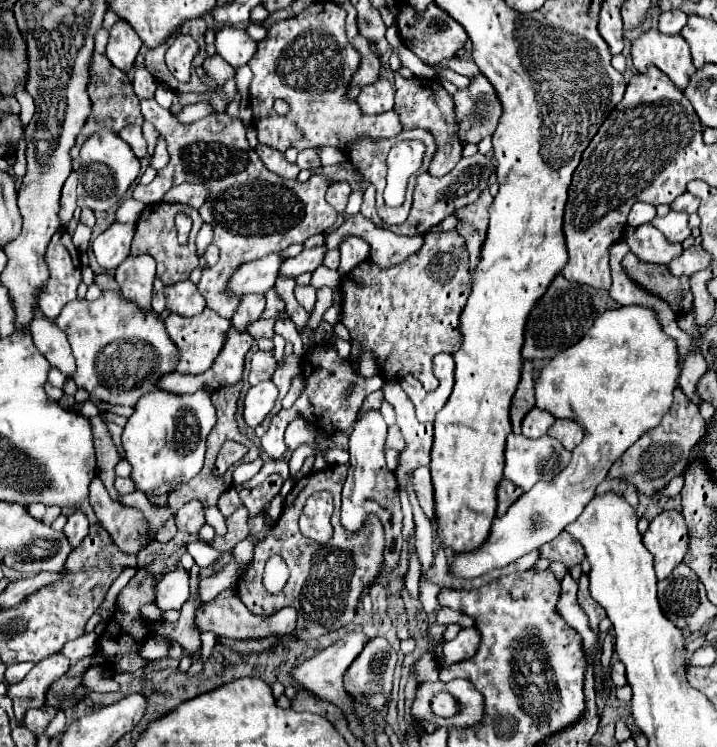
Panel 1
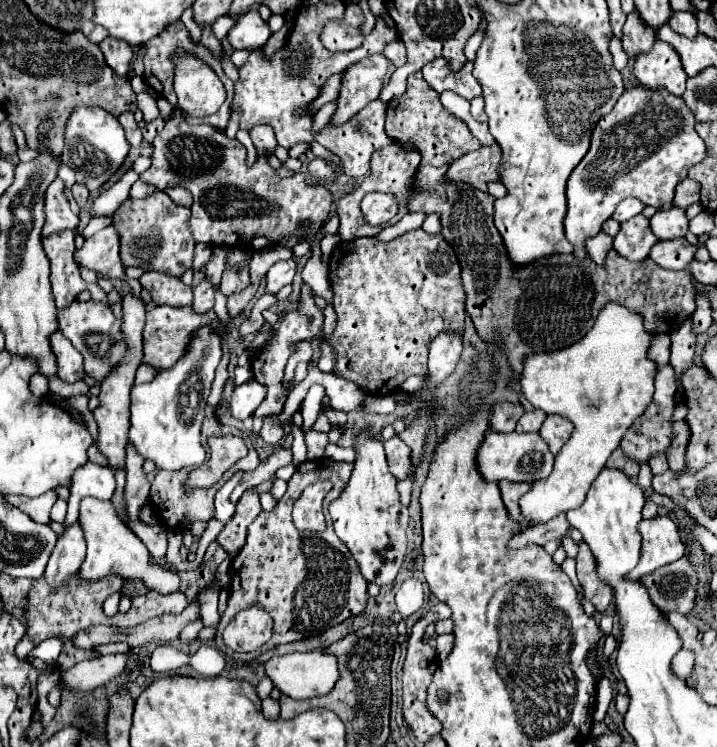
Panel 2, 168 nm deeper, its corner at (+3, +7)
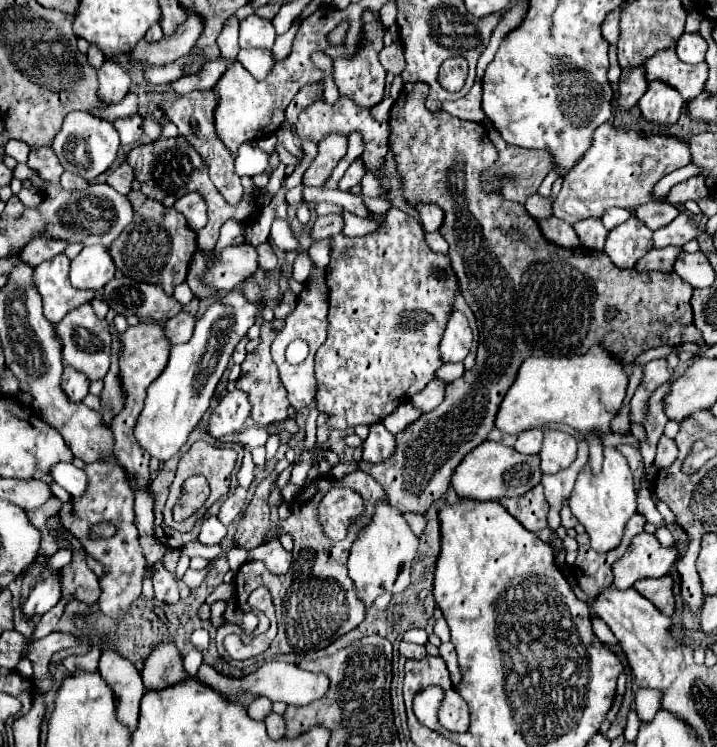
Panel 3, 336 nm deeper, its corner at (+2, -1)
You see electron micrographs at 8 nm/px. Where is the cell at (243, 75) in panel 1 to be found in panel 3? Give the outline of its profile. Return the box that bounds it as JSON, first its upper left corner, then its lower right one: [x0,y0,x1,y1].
[237,50,273,80]

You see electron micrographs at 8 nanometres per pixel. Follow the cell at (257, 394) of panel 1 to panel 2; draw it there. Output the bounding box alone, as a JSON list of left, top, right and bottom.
[230,380,266,420]

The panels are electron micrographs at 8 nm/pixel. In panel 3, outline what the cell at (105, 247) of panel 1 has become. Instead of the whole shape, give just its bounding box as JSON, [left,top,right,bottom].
[69,246,115,290]

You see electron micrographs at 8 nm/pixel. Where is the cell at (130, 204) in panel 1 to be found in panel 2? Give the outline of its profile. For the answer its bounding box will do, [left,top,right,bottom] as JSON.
[82,218,112,238]

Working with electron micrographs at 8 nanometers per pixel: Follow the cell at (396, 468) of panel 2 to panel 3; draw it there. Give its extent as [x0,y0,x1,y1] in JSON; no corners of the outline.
[363,422,395,464]

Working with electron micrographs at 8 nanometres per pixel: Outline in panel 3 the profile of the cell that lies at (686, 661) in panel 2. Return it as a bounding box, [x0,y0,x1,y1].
[635,688,661,724]

